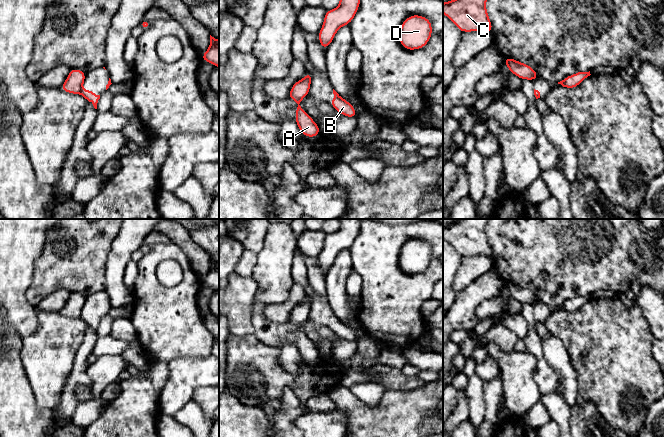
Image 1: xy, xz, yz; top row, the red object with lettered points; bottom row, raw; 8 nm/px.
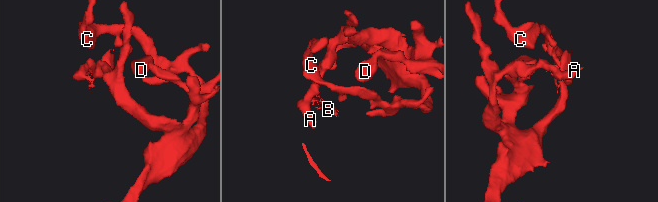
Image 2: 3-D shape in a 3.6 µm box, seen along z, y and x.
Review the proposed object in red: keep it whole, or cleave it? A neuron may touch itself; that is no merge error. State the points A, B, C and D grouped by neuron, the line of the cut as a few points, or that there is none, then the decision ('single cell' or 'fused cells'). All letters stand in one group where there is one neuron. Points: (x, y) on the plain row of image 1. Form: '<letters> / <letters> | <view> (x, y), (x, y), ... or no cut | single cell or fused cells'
A C D / B | xy (81, 310), (79, 316) | fused cells

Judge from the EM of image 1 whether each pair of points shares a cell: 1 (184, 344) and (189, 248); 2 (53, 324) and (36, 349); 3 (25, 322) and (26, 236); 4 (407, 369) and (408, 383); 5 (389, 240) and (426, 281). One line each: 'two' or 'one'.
1: two
2: one
3: one
4: two
5: one

